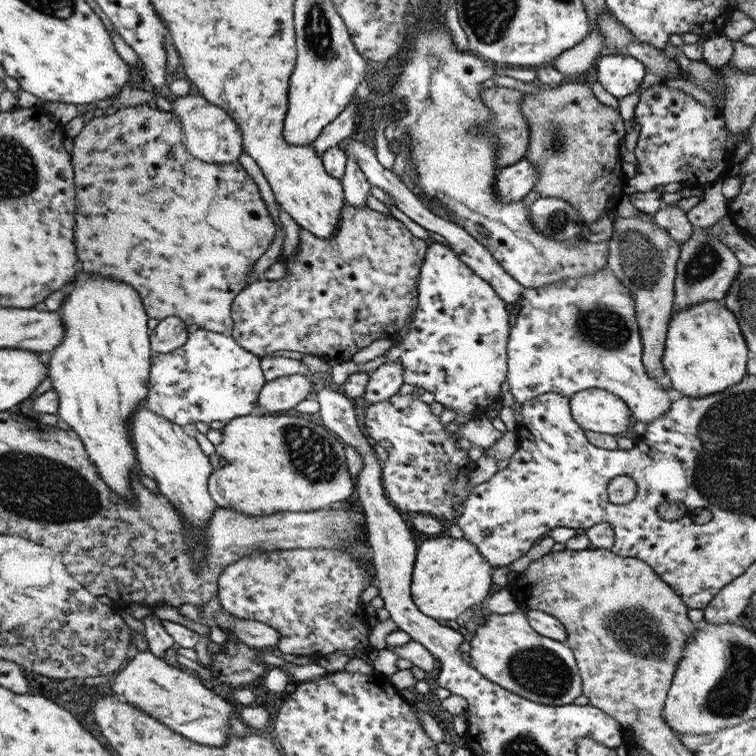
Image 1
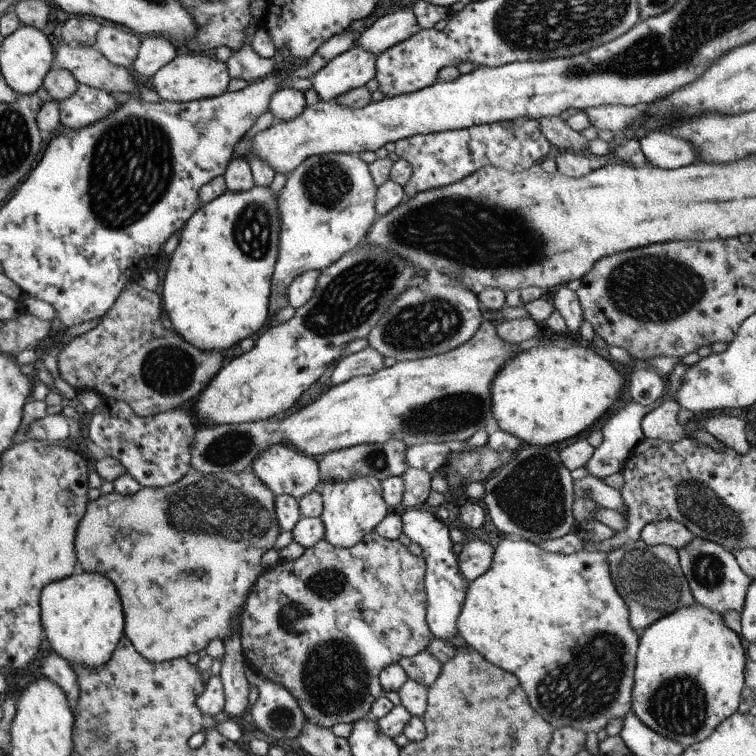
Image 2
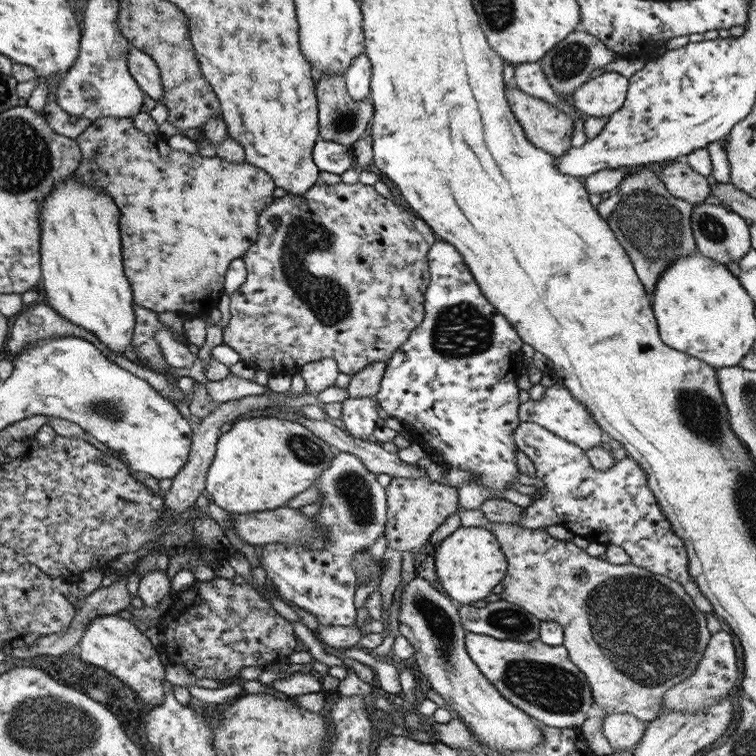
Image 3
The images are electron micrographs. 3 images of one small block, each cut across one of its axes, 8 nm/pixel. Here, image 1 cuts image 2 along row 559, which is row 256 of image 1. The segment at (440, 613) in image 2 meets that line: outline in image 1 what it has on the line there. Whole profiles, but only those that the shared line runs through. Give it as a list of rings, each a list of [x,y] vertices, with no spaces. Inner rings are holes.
[[[431,243],[419,267],[417,307],[412,320],[401,340],[392,340],[385,355],[387,362],[402,365],[403,383],[430,392],[434,402],[440,403],[443,409],[453,409],[455,416],[469,414],[471,418],[499,402],[499,390],[506,381],[507,329],[509,313],[505,301],[497,296],[491,285],[467,268],[449,246]]]

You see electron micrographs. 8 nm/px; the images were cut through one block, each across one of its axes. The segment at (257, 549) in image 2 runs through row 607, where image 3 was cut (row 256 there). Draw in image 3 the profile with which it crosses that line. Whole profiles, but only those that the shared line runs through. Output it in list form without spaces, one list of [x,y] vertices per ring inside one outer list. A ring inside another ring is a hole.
[[[104,116],[92,120],[73,138],[82,157],[73,172],[75,180],[107,194],[119,210],[122,266],[134,304],[151,312],[177,312],[188,318],[215,310],[224,292],[223,278],[229,262],[240,259],[255,242],[258,213],[274,199],[271,177],[245,162],[232,164],[216,155],[203,158],[173,150],[159,132],[147,135],[135,129],[132,117]]]

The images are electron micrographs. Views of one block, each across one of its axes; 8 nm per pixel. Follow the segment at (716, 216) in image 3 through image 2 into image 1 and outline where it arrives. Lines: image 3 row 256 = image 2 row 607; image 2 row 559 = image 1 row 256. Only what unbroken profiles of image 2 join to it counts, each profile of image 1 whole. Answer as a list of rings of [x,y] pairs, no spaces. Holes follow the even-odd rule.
[[[692,226],[693,232],[687,242],[679,245],[679,256],[675,263],[675,276],[673,279],[673,306],[671,314],[695,306],[703,300],[721,301],[727,293],[733,278],[737,277],[739,262],[733,252],[715,236],[709,236],[706,228]]]

